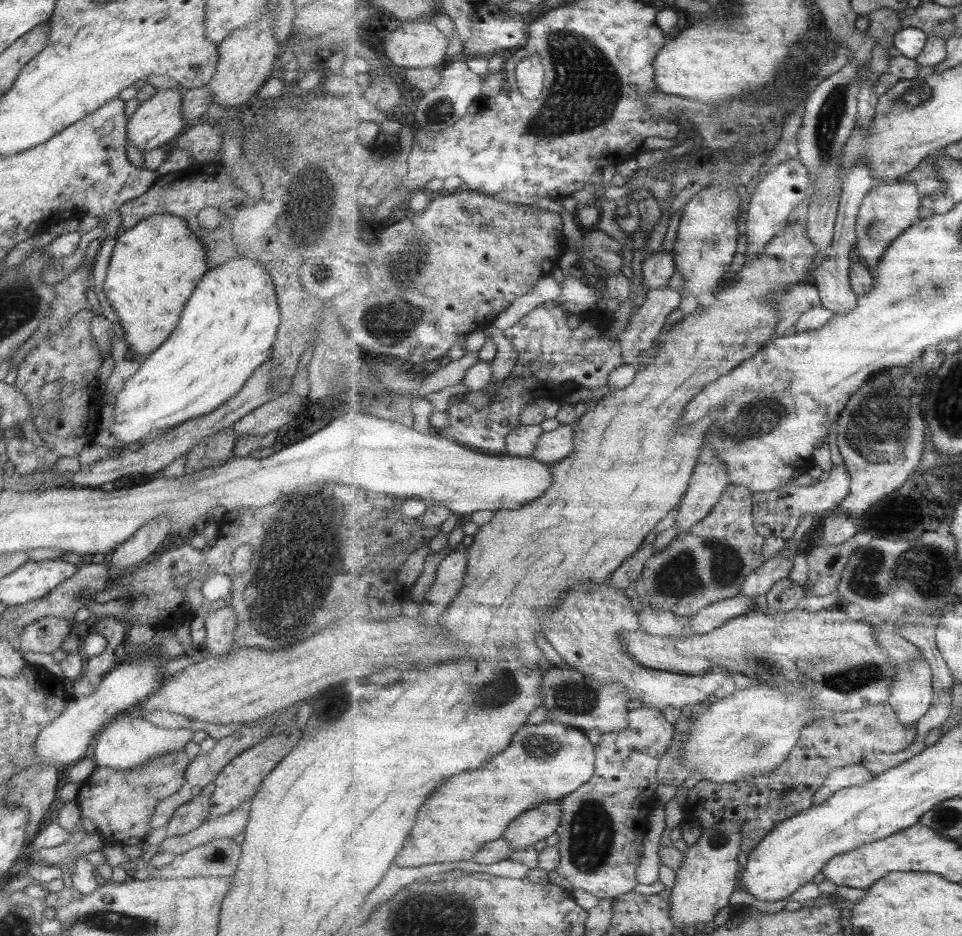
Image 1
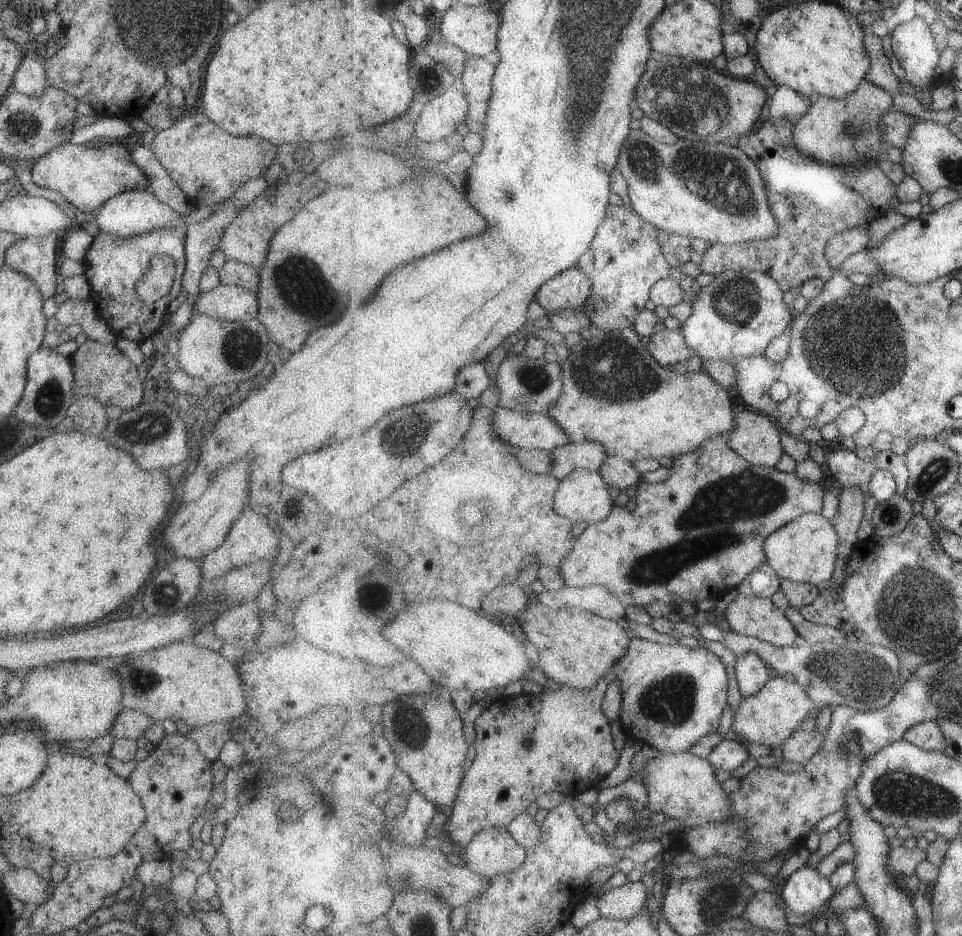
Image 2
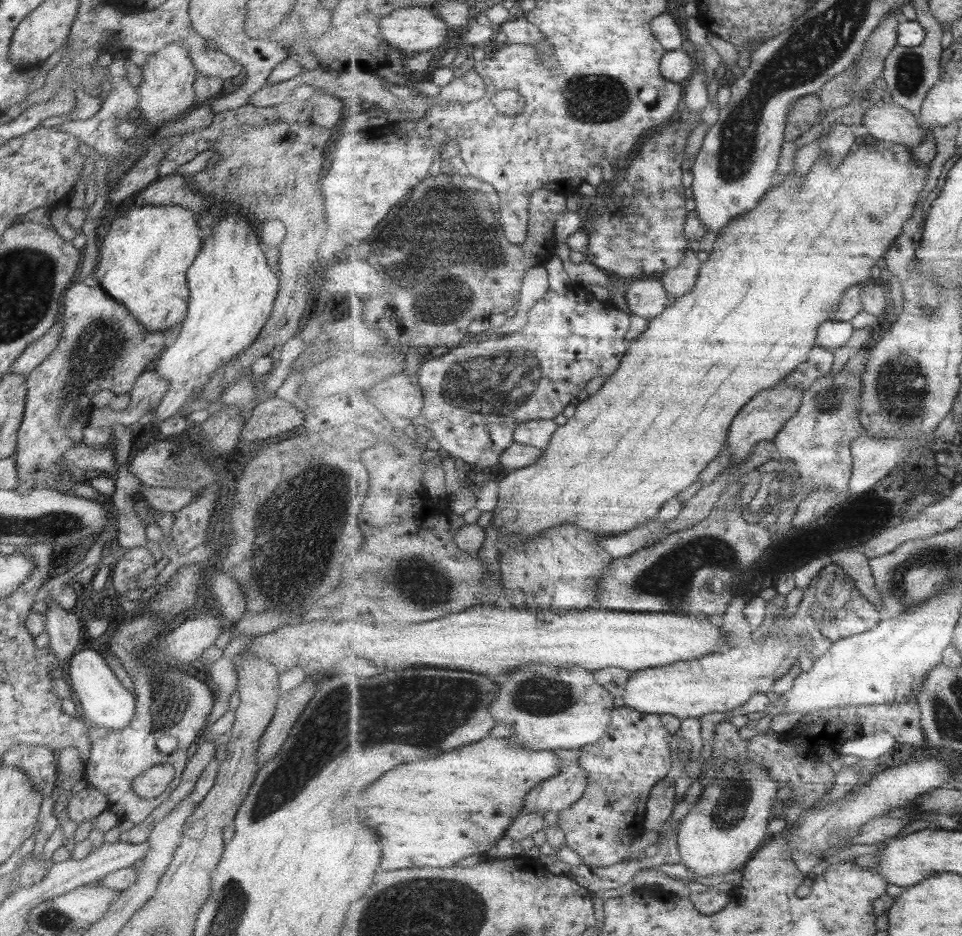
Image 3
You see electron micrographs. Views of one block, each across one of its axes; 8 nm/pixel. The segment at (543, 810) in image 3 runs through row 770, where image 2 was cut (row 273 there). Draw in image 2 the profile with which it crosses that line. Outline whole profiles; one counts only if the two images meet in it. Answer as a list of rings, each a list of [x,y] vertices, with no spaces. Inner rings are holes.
[[[576,265],[551,278],[540,289],[538,301],[550,315],[564,309],[582,309],[592,296],[594,285],[584,268]]]

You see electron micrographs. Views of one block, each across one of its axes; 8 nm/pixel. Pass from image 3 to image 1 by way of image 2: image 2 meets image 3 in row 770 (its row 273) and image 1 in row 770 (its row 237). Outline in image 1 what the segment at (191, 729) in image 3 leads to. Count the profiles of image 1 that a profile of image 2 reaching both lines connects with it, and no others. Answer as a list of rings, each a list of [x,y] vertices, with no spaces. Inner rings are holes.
[[[180,750],[152,758],[150,762],[132,770],[114,770],[97,766],[83,781],[78,792],[77,802],[81,808],[81,816],[93,820],[97,832],[106,840],[106,846],[122,843],[126,838],[134,836],[144,839],[152,832],[150,822],[158,802],[177,793],[185,783],[185,770],[189,762],[186,752]]]

